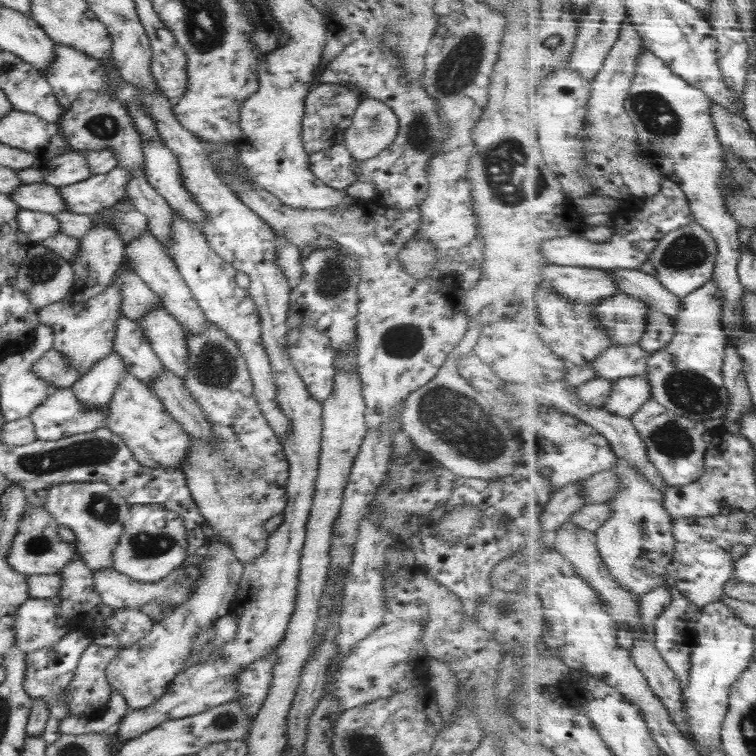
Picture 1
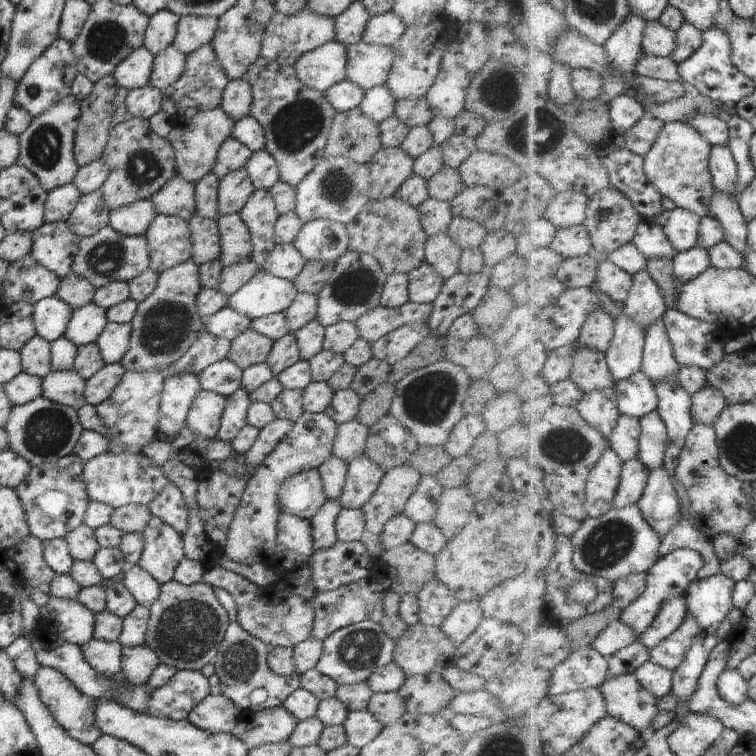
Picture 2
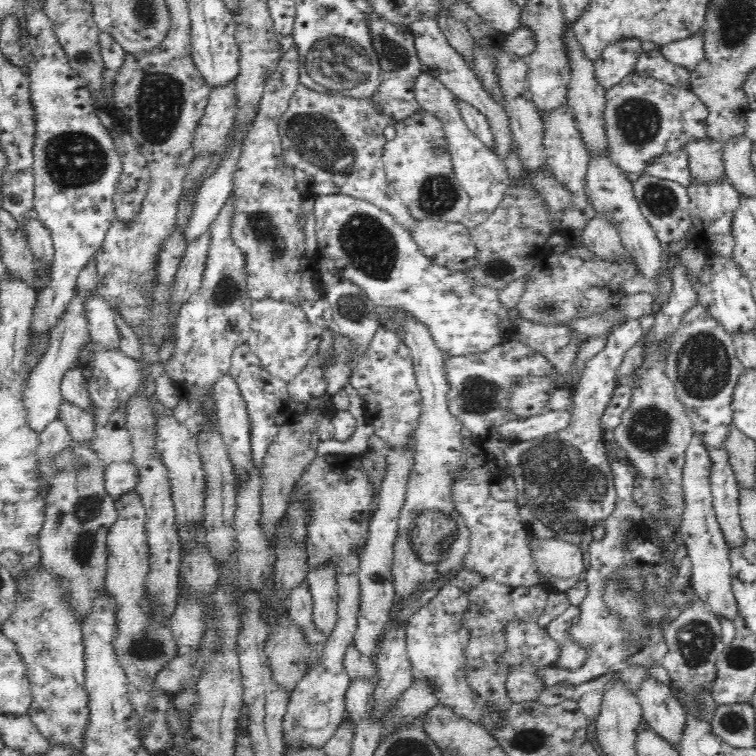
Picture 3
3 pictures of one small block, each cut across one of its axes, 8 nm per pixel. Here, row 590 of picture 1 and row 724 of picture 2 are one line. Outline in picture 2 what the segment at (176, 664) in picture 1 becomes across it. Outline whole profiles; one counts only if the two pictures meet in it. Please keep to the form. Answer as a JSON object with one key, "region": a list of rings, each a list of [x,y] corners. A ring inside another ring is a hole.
{"region":[[[209,694],[191,710],[186,719],[197,728],[210,733],[230,733],[243,714],[224,694]]]}

